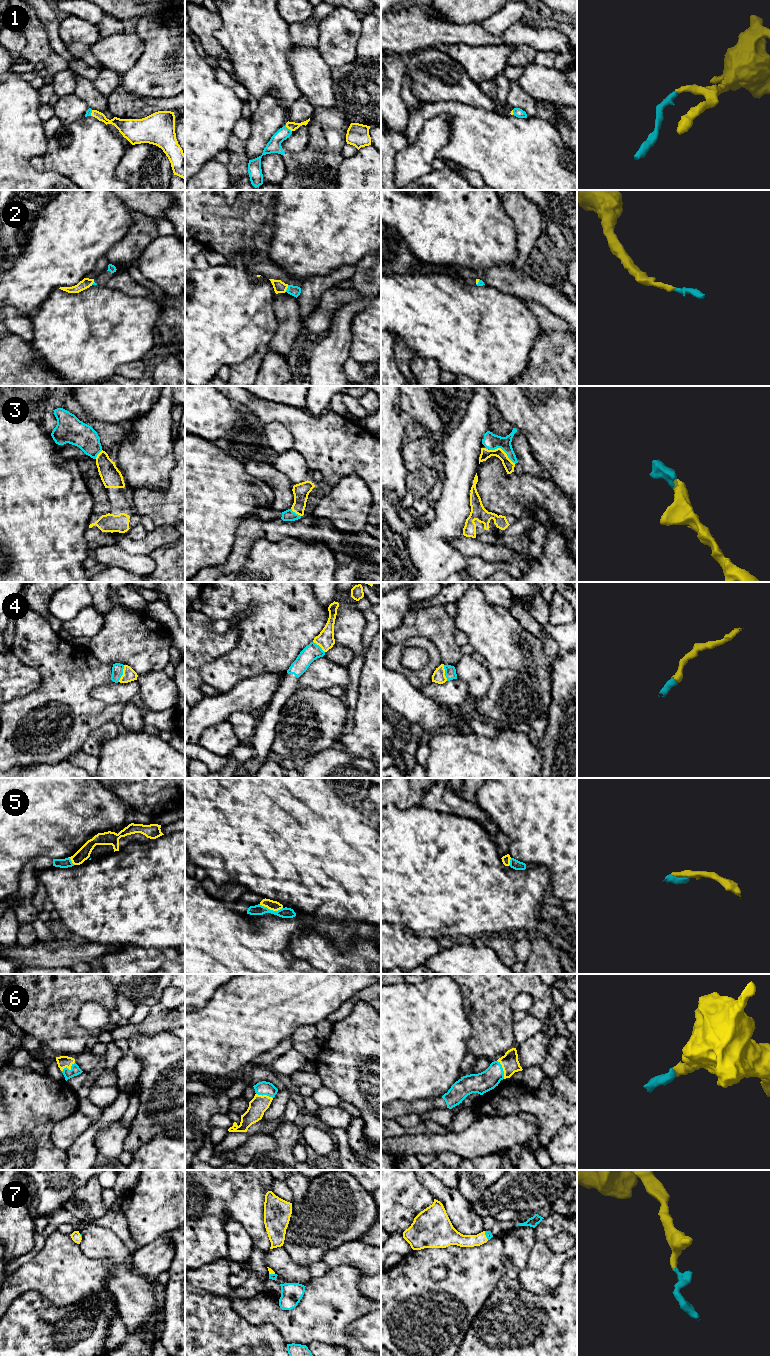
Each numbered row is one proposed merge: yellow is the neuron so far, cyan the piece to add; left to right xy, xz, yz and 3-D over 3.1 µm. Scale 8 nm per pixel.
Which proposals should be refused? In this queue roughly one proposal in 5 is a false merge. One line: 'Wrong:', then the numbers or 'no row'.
Wrong: no row

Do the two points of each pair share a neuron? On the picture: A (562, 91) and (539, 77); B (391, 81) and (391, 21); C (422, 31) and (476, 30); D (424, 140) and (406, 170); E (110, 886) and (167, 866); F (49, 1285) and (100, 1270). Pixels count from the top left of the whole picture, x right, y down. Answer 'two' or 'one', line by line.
A: one
B: two
C: one
D: one
E: one
F: one

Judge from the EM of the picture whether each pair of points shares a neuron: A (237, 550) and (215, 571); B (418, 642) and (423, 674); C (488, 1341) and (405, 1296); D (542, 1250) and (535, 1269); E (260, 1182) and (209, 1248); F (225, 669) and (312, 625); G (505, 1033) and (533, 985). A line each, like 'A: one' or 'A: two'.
A: one
B: one
C: two
D: one
E: one
F: one
G: one

